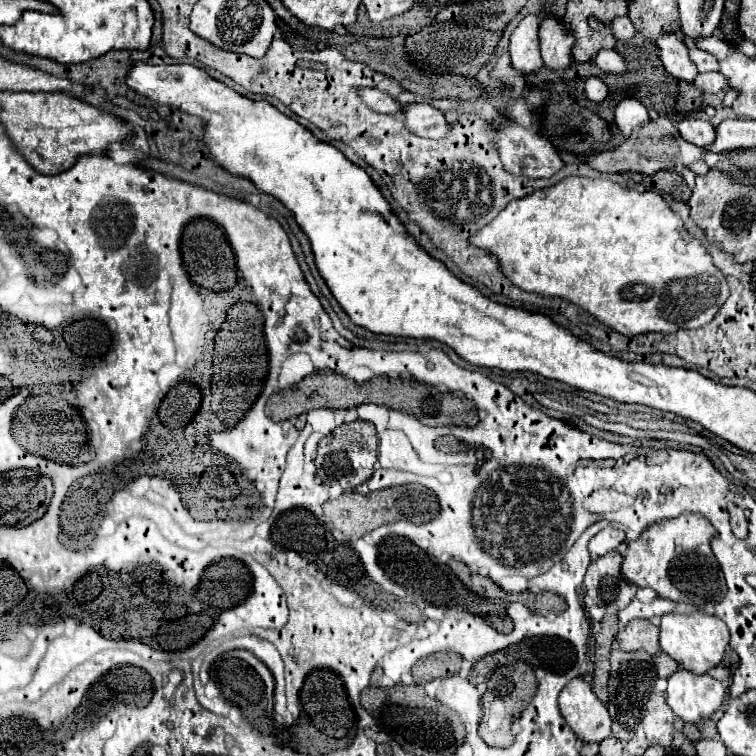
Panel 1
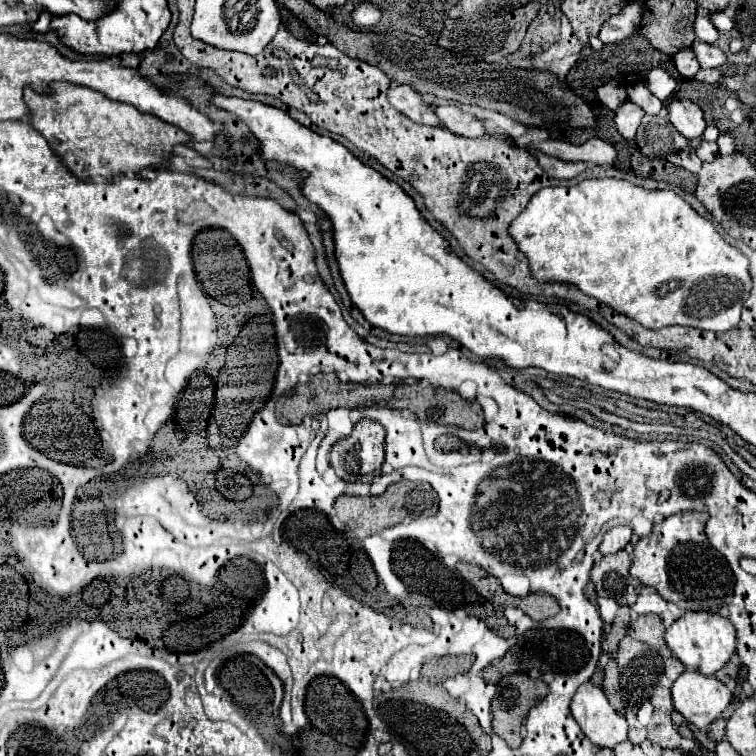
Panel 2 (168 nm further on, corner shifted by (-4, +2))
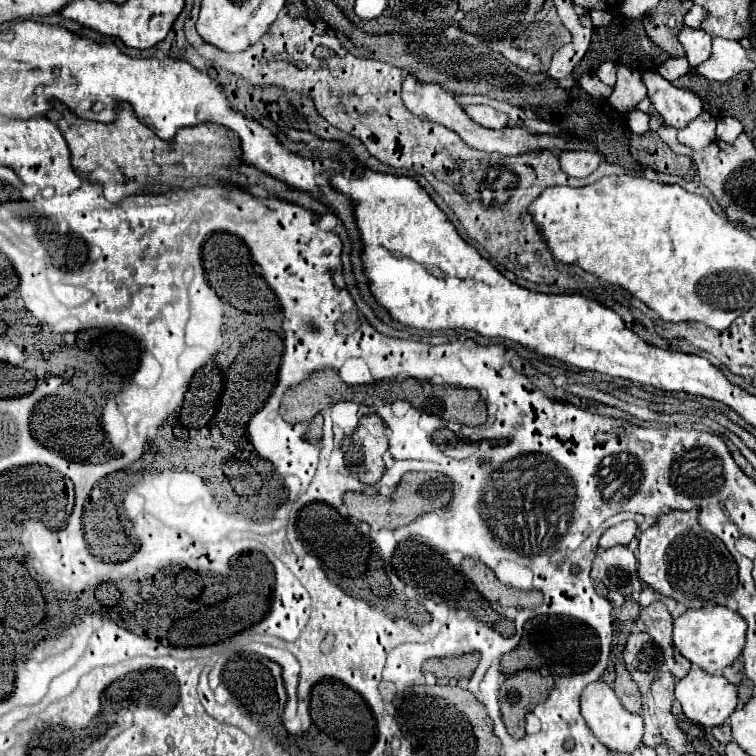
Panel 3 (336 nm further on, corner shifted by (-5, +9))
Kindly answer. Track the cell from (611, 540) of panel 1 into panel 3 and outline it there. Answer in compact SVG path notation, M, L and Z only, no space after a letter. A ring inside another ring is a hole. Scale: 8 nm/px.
M621 521L621 523L609 527L601 535L599 547L601 549L609 549L613 545L627 545L635 535L637 535L637 523L635 521Z

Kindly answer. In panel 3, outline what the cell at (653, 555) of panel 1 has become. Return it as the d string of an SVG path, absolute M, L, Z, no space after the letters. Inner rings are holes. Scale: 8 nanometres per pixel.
M699 509L669 511L663 517L659 517L659 521L651 529L641 533L639 549L637 549L637 559L641 559L639 579L645 581L647 585L651 585L661 595L673 597L675 601L683 603L685 607L699 609L709 603L725 605L725 601L731 597L731 593L737 587L737 563L735 563L733 555L729 553L729 549L723 545L723 541L719 541L717 537L713 537L711 533L701 529L697 515L699 515Z

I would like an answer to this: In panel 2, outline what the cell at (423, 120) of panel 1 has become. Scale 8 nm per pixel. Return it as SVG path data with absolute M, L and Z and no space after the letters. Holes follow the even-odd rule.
M438 106L436 116L442 120L444 128L448 128L450 132L454 132L458 136L480 138L486 134L482 120L476 118L474 114L462 112L458 106Z

